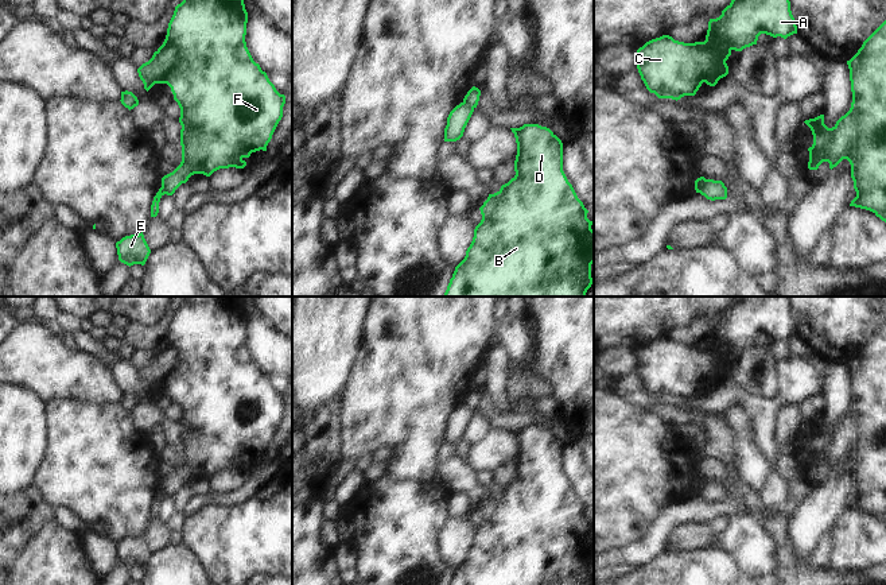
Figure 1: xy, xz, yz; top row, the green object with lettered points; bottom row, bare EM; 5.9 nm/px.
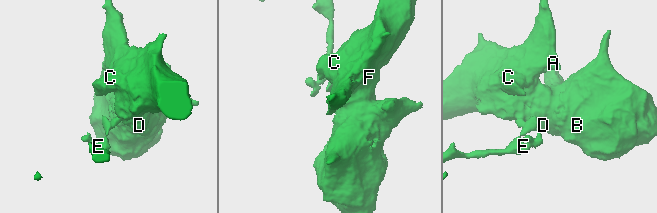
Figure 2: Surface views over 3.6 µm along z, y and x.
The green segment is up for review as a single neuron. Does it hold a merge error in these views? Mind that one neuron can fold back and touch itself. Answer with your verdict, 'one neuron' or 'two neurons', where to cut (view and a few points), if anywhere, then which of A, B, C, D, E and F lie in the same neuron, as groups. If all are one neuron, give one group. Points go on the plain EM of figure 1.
two neurons; cut yz (708, 481), (700, 495); groups A B C D F / E

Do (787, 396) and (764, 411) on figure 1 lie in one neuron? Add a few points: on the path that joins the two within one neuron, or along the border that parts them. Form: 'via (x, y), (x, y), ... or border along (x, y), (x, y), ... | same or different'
via (781, 401), (769, 406) | same

